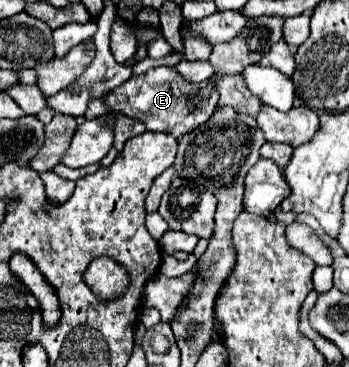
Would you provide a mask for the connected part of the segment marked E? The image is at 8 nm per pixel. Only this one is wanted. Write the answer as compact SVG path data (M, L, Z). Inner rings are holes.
M160 66L148 70L146 74L132 76L118 88L110 90L102 100L110 110L144 122L152 132L166 132L174 138L180 138L186 132L202 126L212 116L212 112L216 110L218 94L214 90L214 84L190 84L174 68Z

